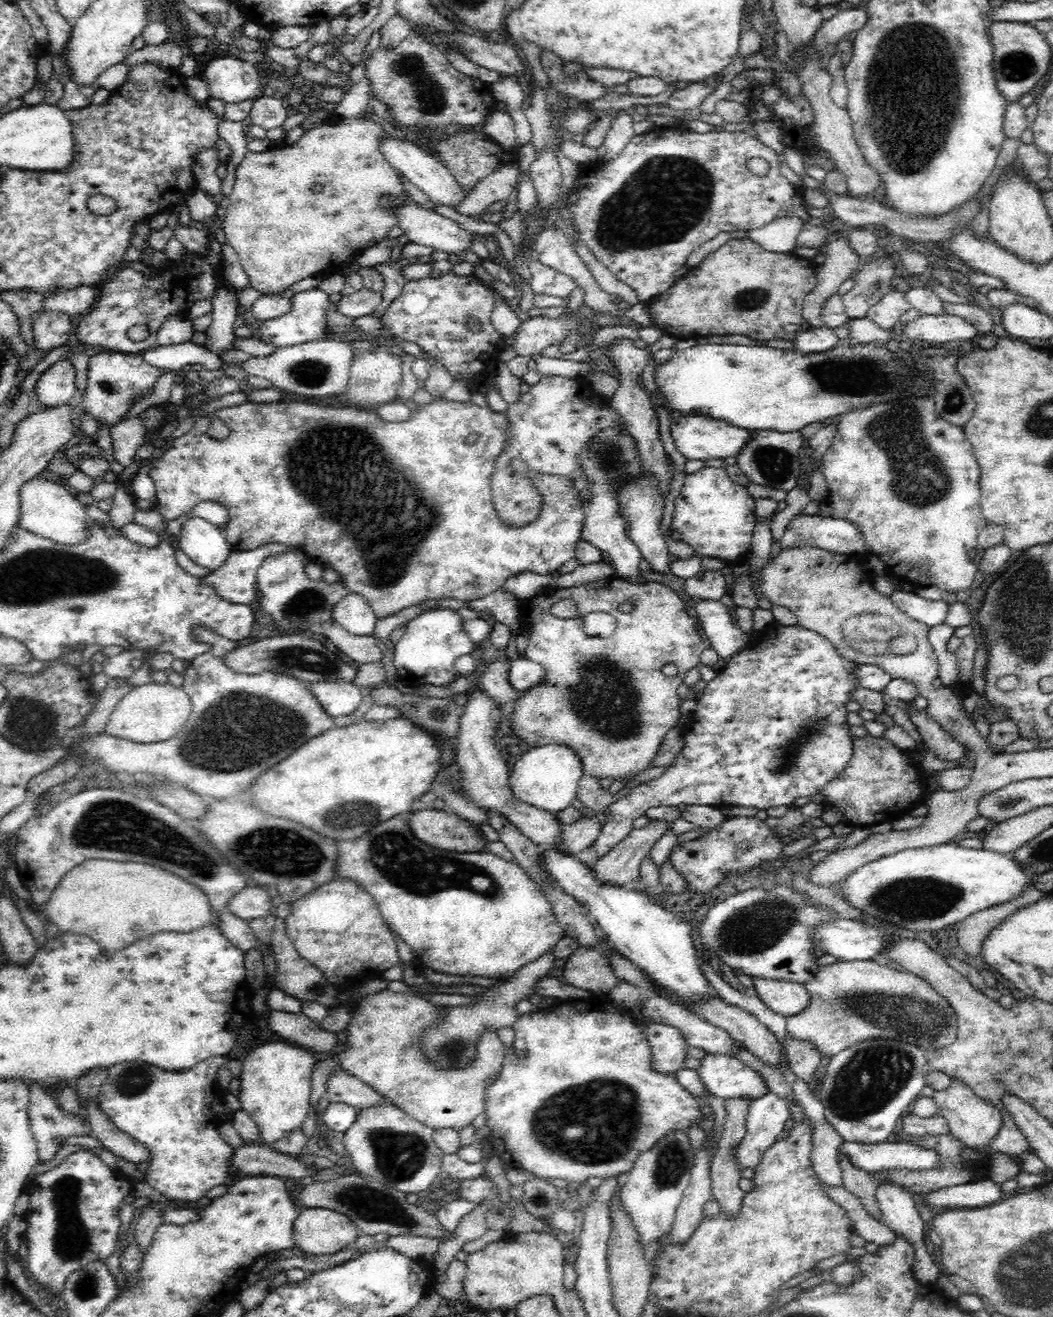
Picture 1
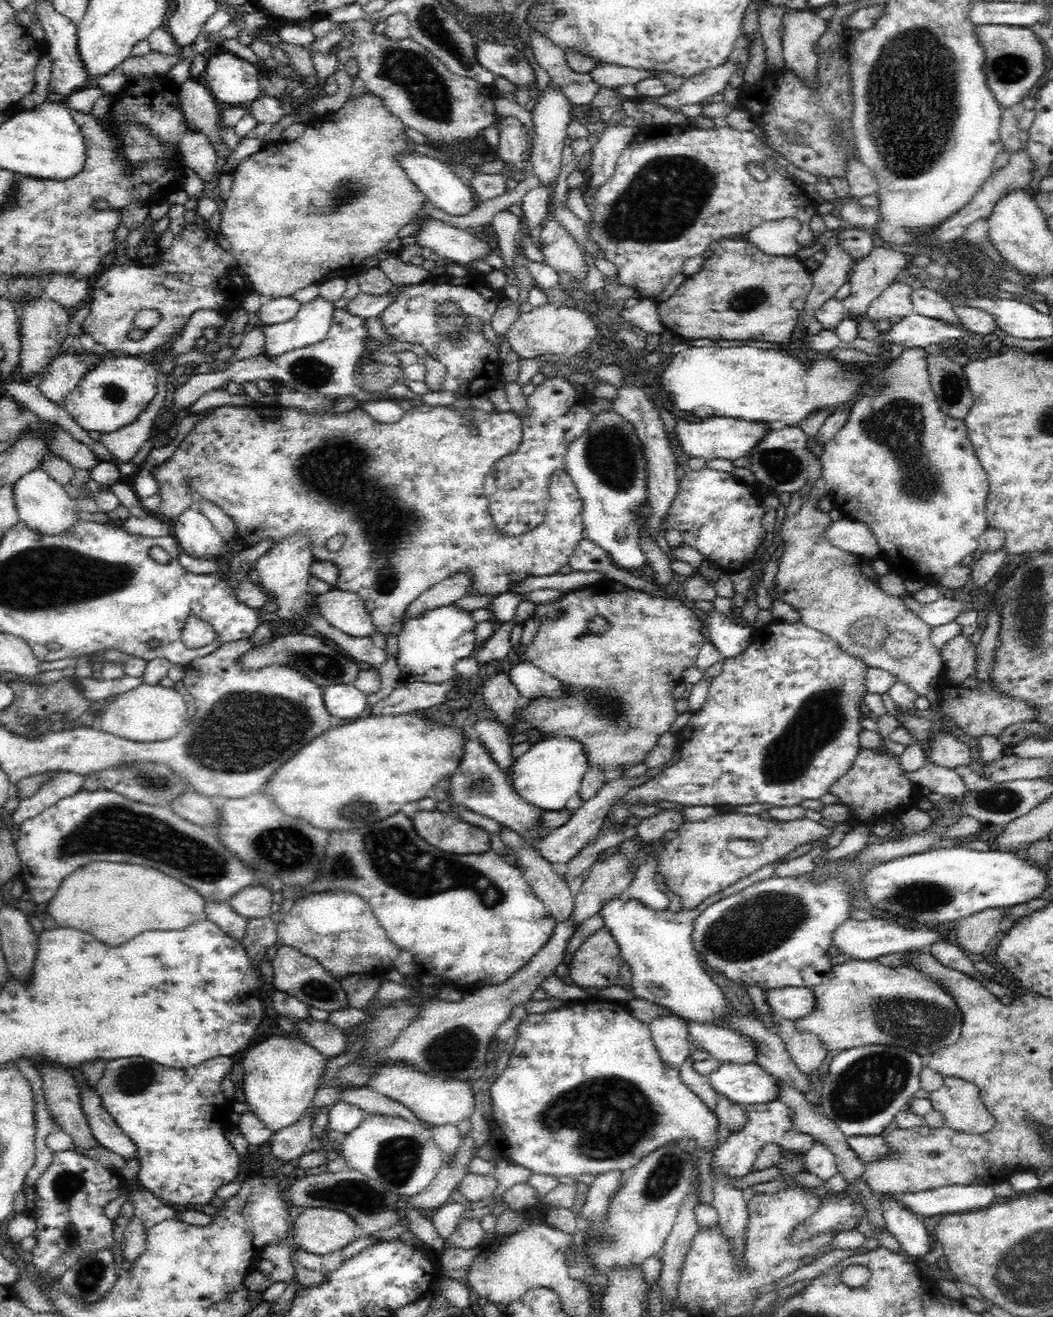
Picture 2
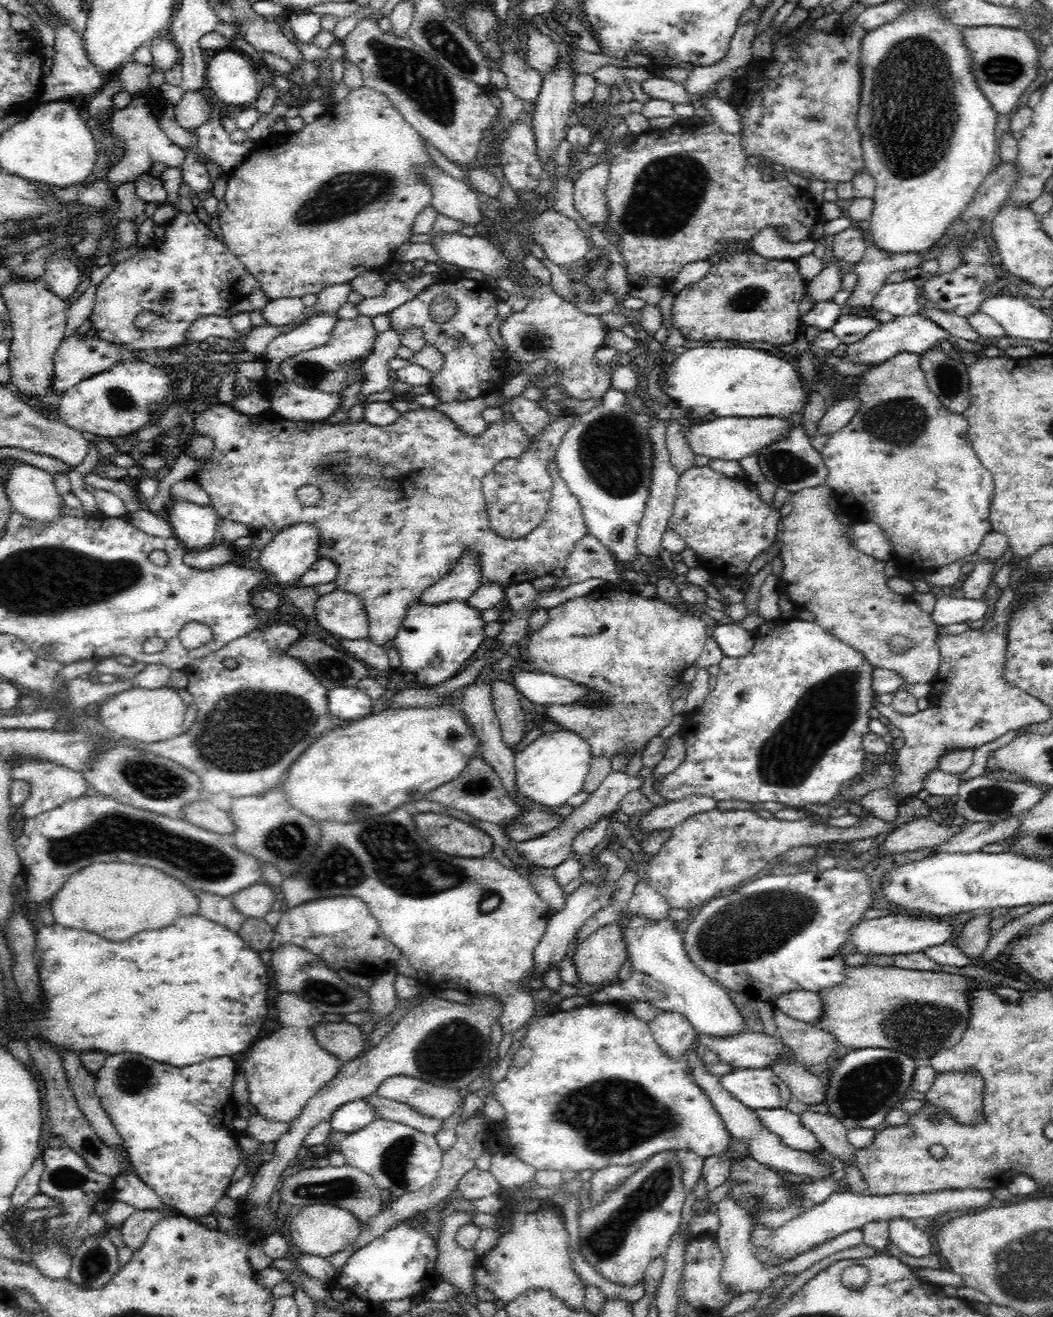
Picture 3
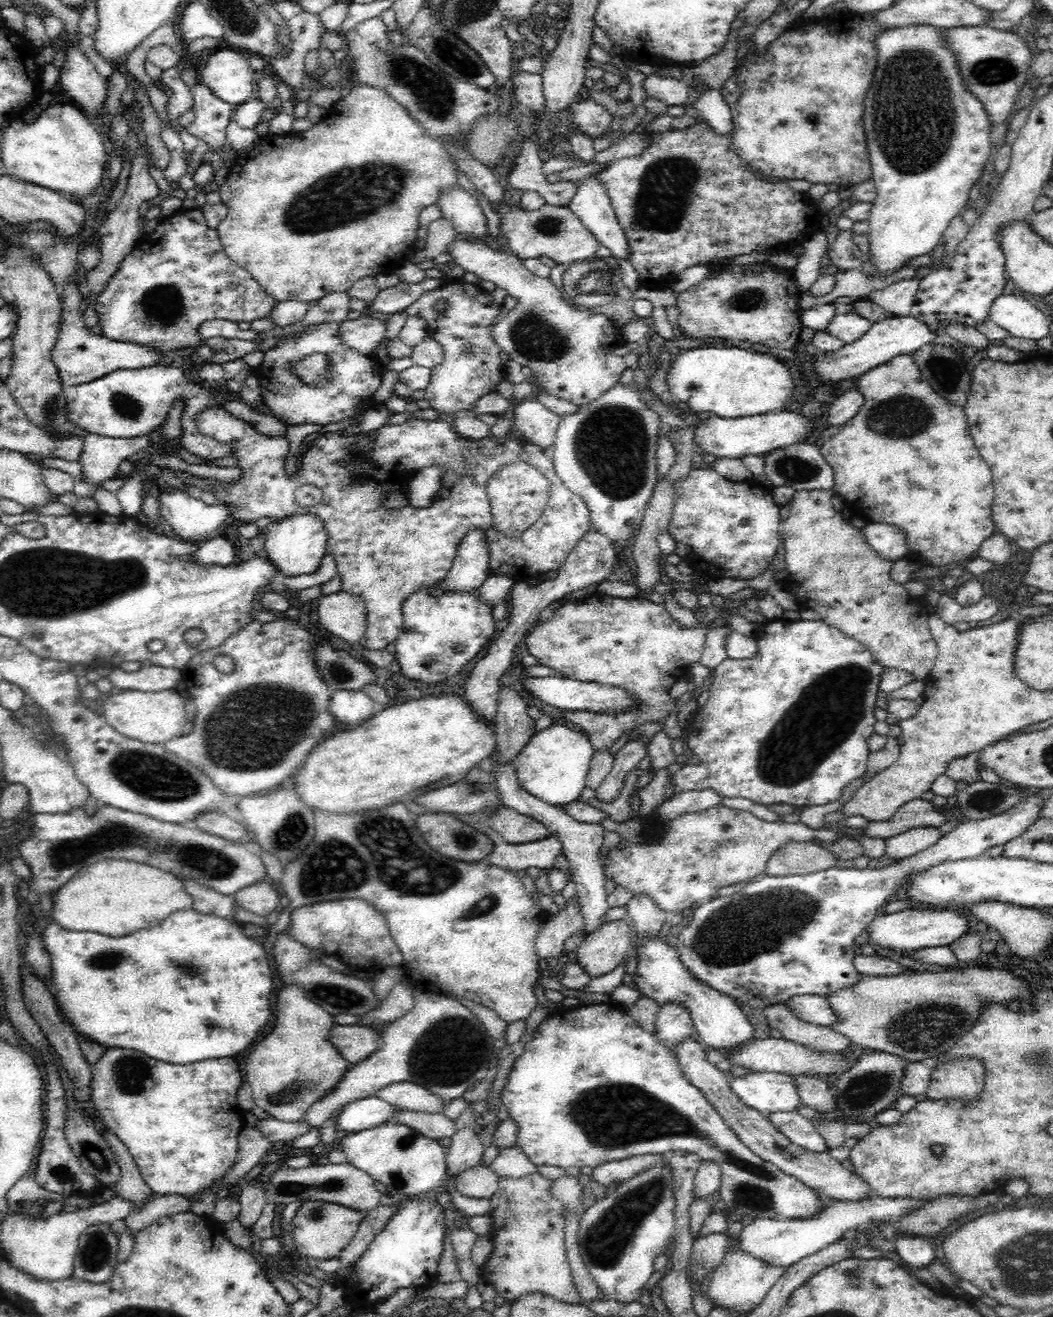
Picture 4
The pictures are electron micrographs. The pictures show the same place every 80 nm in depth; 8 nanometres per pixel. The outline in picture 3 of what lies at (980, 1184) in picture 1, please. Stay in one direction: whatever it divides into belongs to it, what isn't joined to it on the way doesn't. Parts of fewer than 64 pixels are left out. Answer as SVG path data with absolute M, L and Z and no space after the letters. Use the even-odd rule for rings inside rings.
M945 1189L934 1193L892 1194L892 1195L860 1195L848 1191L836 1192L821 1204L814 1205L808 1212L790 1220L786 1226L771 1234L765 1226L753 1224L750 1245L753 1250L767 1248L785 1258L794 1258L806 1250L812 1250L848 1230L861 1230L867 1223L890 1221L894 1216L908 1218L910 1221L922 1222L931 1220L937 1214L965 1209L986 1208L992 1201L989 1189Z

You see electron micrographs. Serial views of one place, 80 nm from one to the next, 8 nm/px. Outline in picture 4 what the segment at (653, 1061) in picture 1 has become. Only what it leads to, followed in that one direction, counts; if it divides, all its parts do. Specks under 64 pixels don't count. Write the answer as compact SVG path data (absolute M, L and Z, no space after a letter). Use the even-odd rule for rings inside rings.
M676 1003L664 1005L654 1020L654 1034L657 1041L672 1053L684 1041L690 1040L688 1035L694 1029L688 1009Z

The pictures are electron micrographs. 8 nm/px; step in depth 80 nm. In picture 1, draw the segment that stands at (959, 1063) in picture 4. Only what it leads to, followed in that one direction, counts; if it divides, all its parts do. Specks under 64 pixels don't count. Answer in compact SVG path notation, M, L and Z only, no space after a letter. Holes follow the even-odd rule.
M954 1079L948 1088L936 1091L933 1099L938 1105L939 1114L948 1121L953 1137L974 1151L981 1152L987 1149L1002 1126L1003 1111L991 1102L976 1096L970 1087L958 1079Z

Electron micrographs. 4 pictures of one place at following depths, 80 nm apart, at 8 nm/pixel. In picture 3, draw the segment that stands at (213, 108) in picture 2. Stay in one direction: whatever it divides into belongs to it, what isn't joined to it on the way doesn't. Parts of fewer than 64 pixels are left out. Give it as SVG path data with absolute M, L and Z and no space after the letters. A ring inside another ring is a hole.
M185 90L180 102L174 106L176 122L190 131L211 121L213 112L201 90Z

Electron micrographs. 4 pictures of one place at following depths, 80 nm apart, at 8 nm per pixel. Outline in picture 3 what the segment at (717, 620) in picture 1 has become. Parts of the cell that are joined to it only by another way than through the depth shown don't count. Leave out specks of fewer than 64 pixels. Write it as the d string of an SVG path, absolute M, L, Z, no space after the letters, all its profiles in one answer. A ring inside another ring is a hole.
M710 622L711 636L720 647L725 657L740 658L748 654L754 646L755 637L753 630L741 628L736 622L722 623Z

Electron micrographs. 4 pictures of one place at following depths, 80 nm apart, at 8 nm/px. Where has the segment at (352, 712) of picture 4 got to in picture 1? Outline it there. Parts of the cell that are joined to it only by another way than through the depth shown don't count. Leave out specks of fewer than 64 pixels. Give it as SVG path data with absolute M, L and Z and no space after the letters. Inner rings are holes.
M344 680L308 683L307 686L332 719L352 715L364 696L353 682Z

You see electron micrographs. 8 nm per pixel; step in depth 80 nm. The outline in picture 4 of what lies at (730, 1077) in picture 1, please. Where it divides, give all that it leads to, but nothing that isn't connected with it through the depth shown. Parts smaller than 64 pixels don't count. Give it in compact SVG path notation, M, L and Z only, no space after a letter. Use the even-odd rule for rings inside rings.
M750 1071L734 1076L728 1087L750 1108L763 1114L792 1112L800 1106L800 1097L790 1075Z

